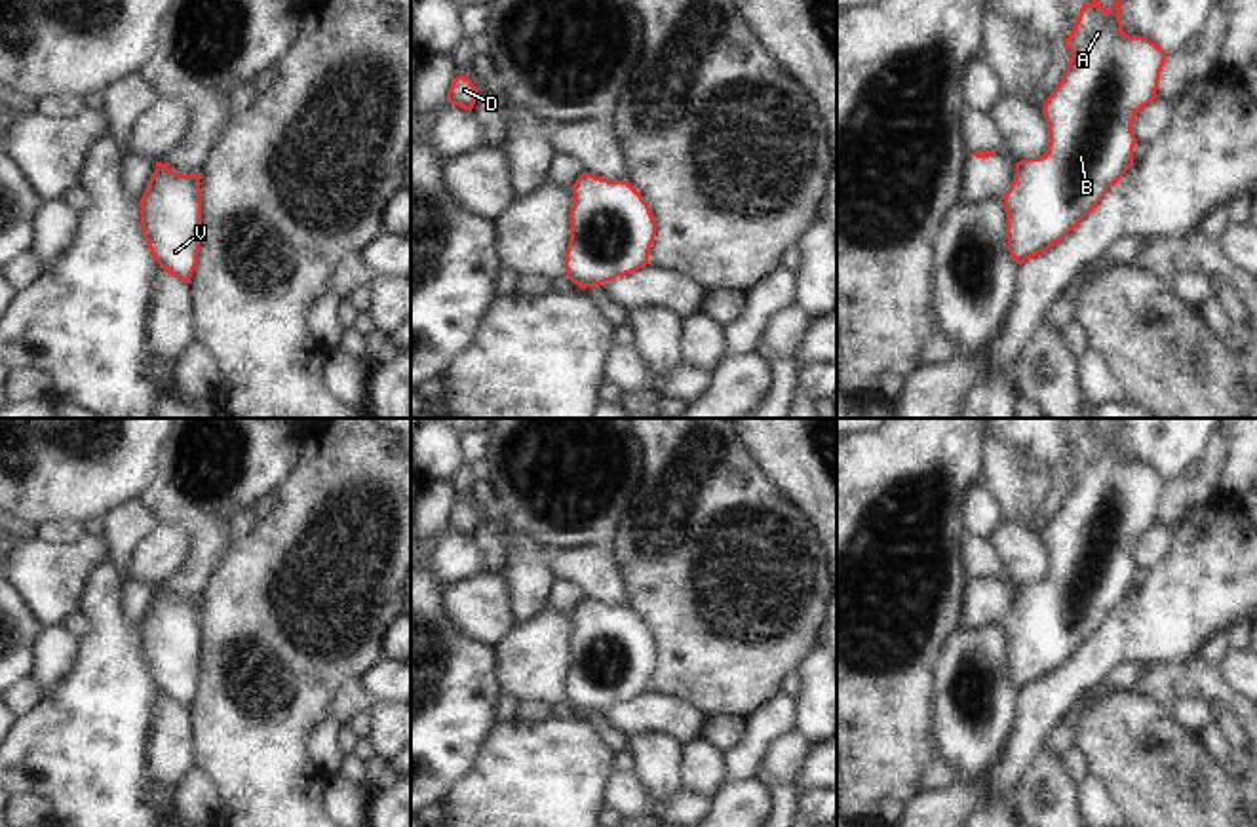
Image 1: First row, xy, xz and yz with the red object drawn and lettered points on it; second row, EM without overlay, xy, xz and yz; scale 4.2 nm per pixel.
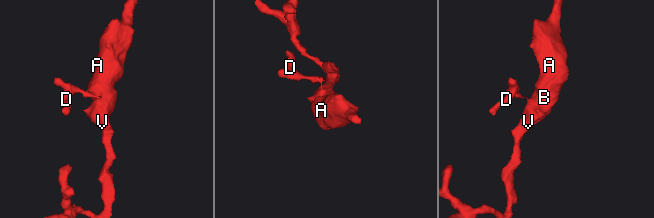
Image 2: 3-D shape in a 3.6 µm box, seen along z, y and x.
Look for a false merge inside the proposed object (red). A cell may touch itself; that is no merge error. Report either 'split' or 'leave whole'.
split

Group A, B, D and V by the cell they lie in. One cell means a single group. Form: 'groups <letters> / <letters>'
groups A B V / D

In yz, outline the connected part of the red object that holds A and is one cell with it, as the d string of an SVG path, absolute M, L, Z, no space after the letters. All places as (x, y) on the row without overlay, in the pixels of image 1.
M1092 420L1092 428L1082 430L1063 473L1071 475L1073 483L1042 532L1050 559L1048 578L1017 587L1014 608L1002 622L1008 677L1019 692L1074 656L1133 591L1137 565L1131 551L1137 538L1156 525L1160 496L1168 483L1149 464L1122 456L1120 422L1105 435Z

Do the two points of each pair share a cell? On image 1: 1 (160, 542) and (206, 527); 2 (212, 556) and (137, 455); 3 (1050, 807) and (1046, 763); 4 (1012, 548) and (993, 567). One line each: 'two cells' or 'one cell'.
1: two cells
2: two cells
3: one cell
4: two cells

